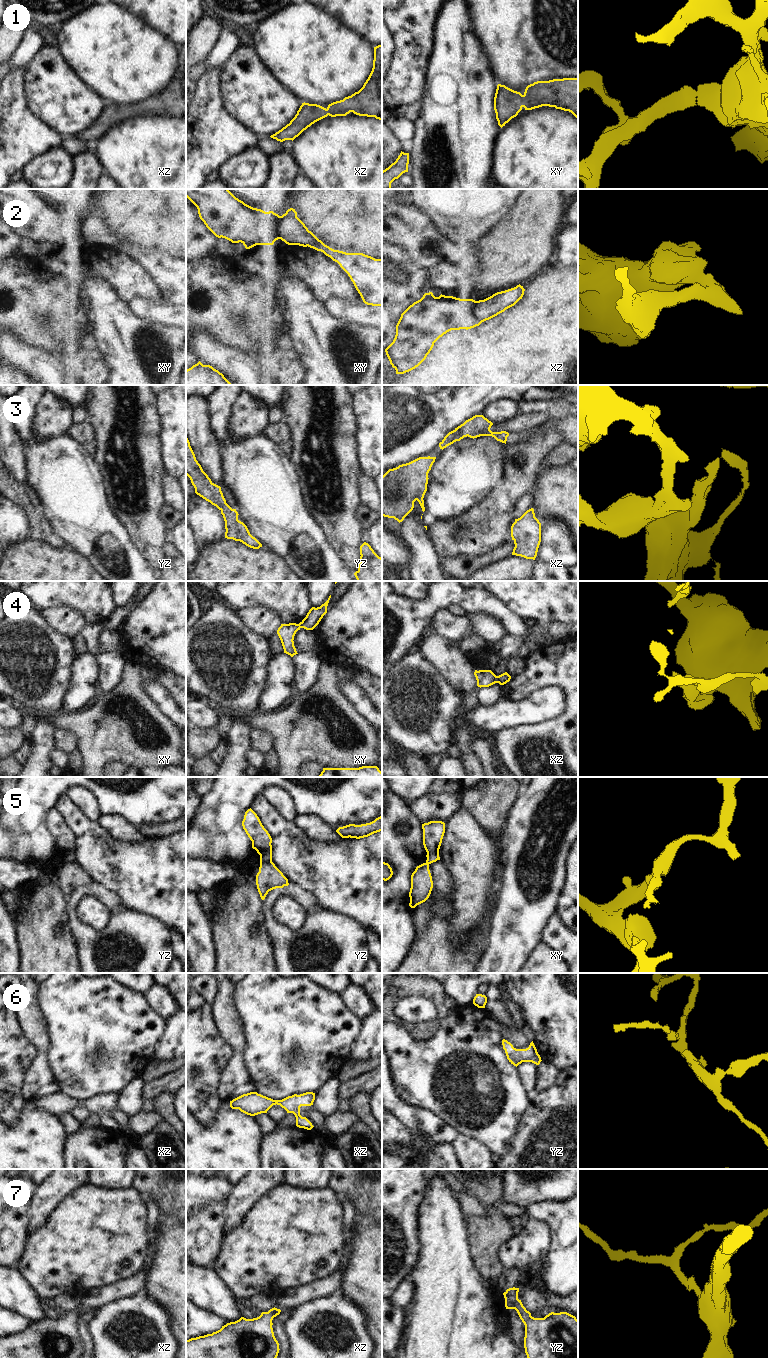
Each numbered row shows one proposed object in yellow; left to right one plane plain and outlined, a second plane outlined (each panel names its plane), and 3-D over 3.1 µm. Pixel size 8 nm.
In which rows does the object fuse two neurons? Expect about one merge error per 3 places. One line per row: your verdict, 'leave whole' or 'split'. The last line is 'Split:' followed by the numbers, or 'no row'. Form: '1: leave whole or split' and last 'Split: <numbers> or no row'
1: leave whole
2: split
3: leave whole
4: split
5: split
6: leave whole
7: leave whole
Split: 2, 4, 5

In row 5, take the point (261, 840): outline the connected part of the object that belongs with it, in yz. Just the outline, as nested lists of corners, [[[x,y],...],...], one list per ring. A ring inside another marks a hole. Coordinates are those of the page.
[[[251,808],[245,812],[242,826],[252,841],[252,848],[260,855],[260,863],[272,861],[272,838]]]

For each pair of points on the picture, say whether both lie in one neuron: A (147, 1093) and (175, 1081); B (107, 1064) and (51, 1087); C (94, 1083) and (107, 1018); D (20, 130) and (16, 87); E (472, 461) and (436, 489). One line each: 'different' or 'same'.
A: same
B: different
C: same
D: same
E: same

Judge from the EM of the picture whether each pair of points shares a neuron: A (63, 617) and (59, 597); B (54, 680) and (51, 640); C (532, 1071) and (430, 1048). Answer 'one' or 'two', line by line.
A: two
B: one
C: two

